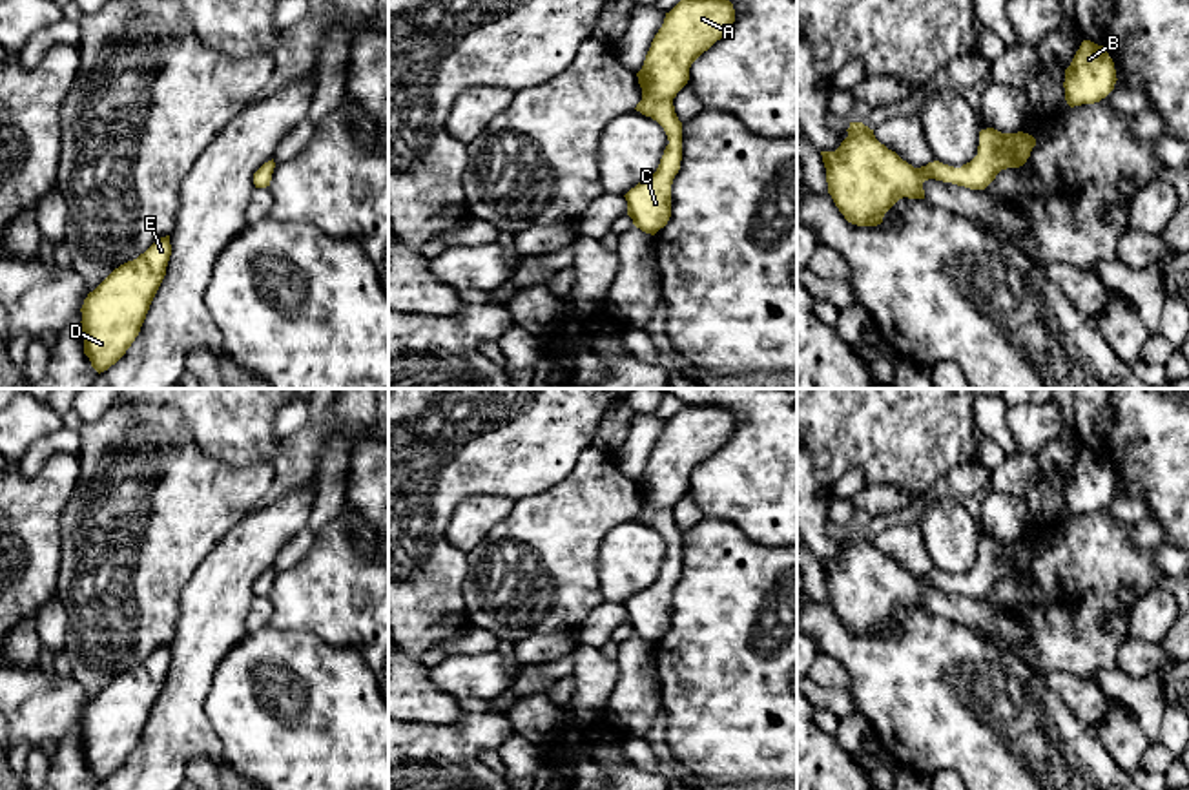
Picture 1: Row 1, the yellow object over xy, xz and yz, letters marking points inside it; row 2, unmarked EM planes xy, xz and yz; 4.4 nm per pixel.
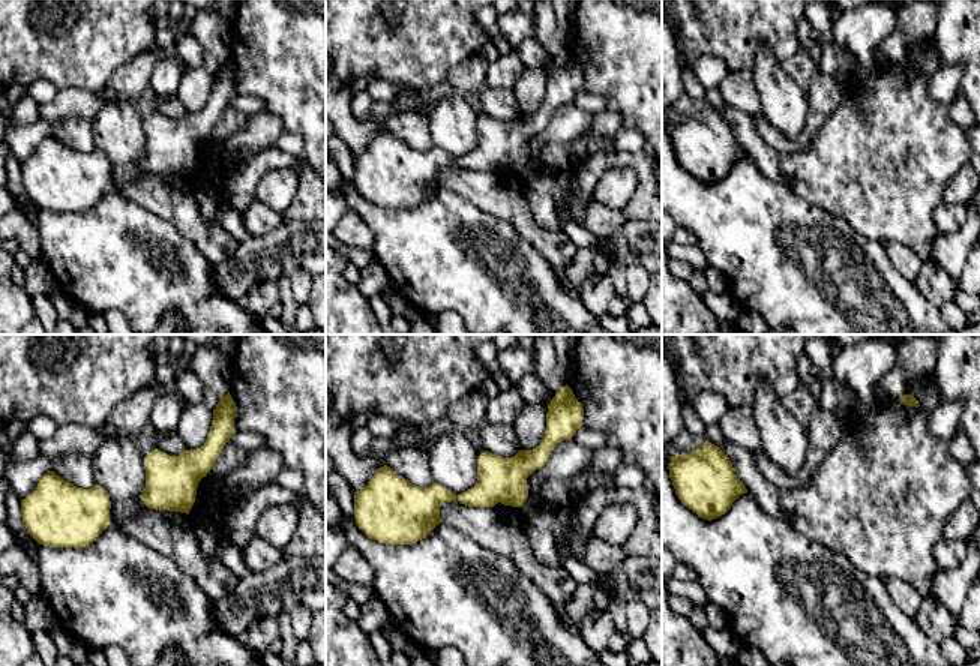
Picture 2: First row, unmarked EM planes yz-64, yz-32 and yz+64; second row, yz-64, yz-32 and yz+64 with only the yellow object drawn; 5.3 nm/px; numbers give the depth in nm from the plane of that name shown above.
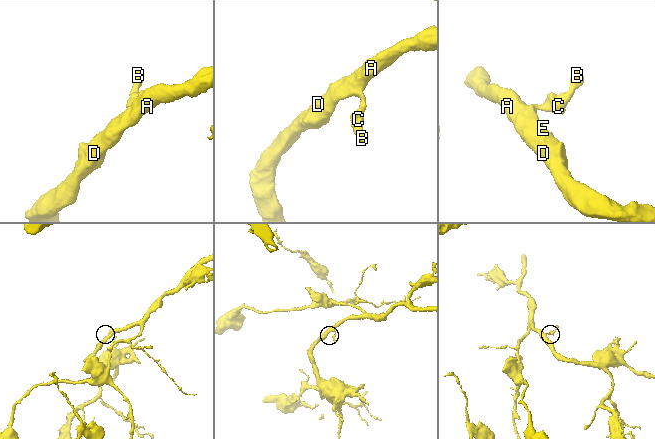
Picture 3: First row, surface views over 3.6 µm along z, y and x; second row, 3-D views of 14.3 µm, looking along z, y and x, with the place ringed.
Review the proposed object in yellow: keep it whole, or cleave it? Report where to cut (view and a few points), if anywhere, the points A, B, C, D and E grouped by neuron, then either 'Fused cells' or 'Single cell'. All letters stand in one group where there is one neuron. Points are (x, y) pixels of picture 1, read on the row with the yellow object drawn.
No split. Groups: A B C D E. Single cell

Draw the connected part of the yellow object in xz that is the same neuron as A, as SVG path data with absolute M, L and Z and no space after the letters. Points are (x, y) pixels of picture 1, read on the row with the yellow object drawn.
M680 0L655 35L636 73L642 100L636 111L657 120L669 144L657 172L624 197L633 224L655 235L671 217L671 184L682 161L682 122L673 99L689 80L691 64L720 40L735 22L729 0Z

